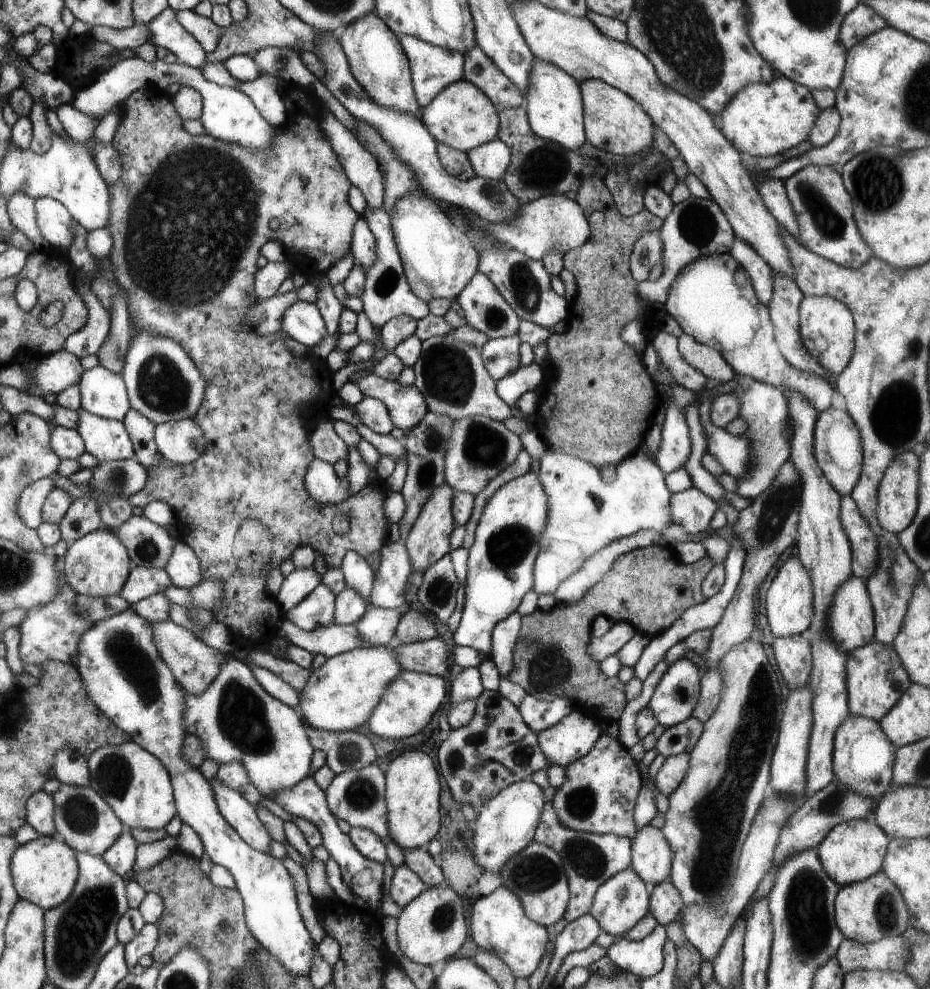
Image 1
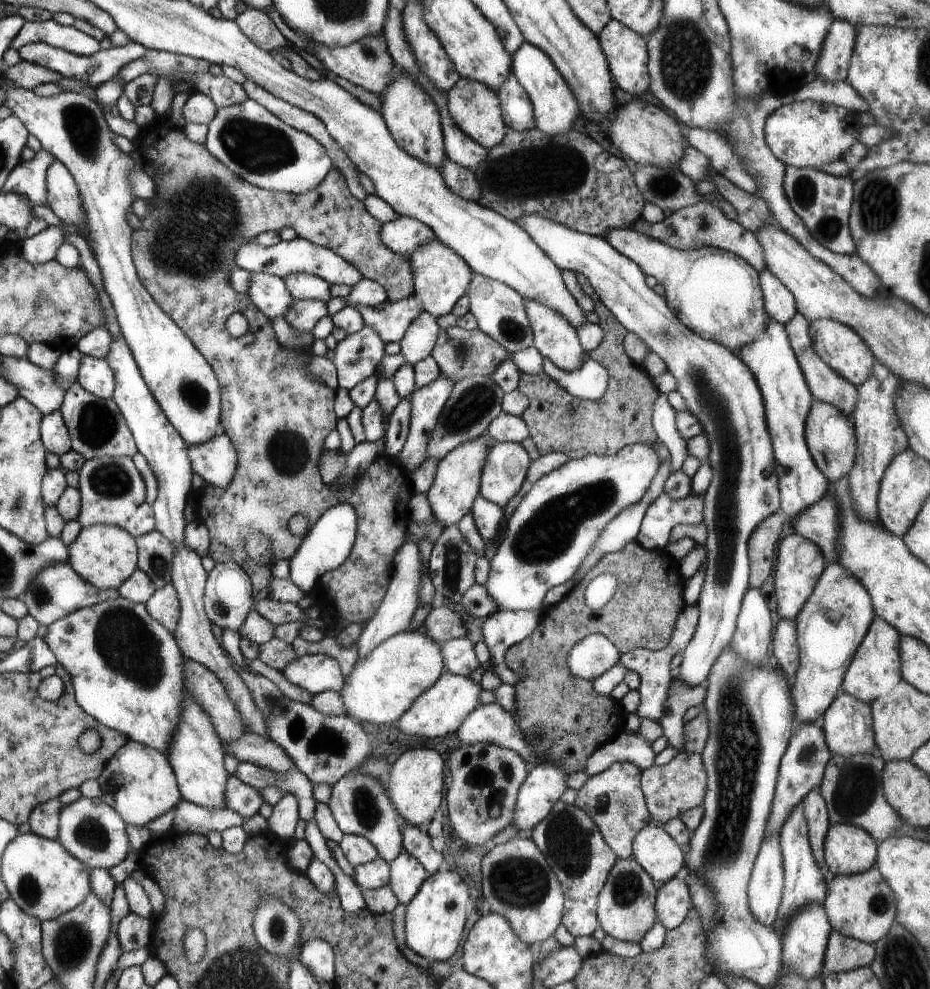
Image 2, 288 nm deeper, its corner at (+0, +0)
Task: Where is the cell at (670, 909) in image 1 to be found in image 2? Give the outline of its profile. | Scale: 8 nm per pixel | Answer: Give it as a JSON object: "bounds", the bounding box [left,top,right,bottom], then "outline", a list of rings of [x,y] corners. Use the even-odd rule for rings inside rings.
{"bounds":[655,876,691,930],"outline":[[[675,876],[657,890],[655,898],[657,922],[663,924],[667,930],[673,930],[683,922],[687,910],[691,910],[689,886],[681,876]]]}

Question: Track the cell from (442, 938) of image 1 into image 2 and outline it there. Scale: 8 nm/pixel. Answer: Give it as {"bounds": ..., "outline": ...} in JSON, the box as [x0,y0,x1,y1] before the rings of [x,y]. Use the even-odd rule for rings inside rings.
{"bounds":[405,872,471,962],"outline":[[[455,872],[431,874],[405,910],[405,942],[407,946],[433,962],[447,962],[459,948],[461,938],[467,936],[467,918],[471,906],[471,892],[465,880]]]}

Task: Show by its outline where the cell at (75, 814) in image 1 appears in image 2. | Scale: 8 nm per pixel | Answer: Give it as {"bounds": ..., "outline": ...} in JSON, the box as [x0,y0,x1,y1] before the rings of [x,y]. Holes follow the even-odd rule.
{"bounds":[55,798,131,870],"outline":[[[77,798],[73,804],[63,806],[59,814],[59,836],[55,838],[63,844],[77,860],[81,860],[87,868],[103,868],[109,870],[111,866],[119,864],[125,854],[131,850],[127,824],[119,816],[119,812],[107,806],[101,798]]]}

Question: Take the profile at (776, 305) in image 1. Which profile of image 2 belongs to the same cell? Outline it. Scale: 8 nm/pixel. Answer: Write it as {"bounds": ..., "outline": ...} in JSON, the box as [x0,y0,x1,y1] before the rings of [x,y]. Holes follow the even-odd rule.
{"bounds":[785,314,857,414],"outline":[[[795,314],[791,316],[785,324],[785,334],[789,338],[789,344],[797,356],[797,364],[805,376],[805,382],[813,394],[815,400],[821,400],[825,404],[833,404],[835,408],[839,408],[843,414],[851,414],[853,408],[855,408],[855,402],[857,402],[857,386],[853,386],[849,380],[841,378],[831,366],[827,366],[823,362],[823,358],[819,358],[819,354],[815,352],[815,346],[813,346],[813,340],[811,340],[811,334],[809,334],[809,320],[803,316],[803,314]]]}

